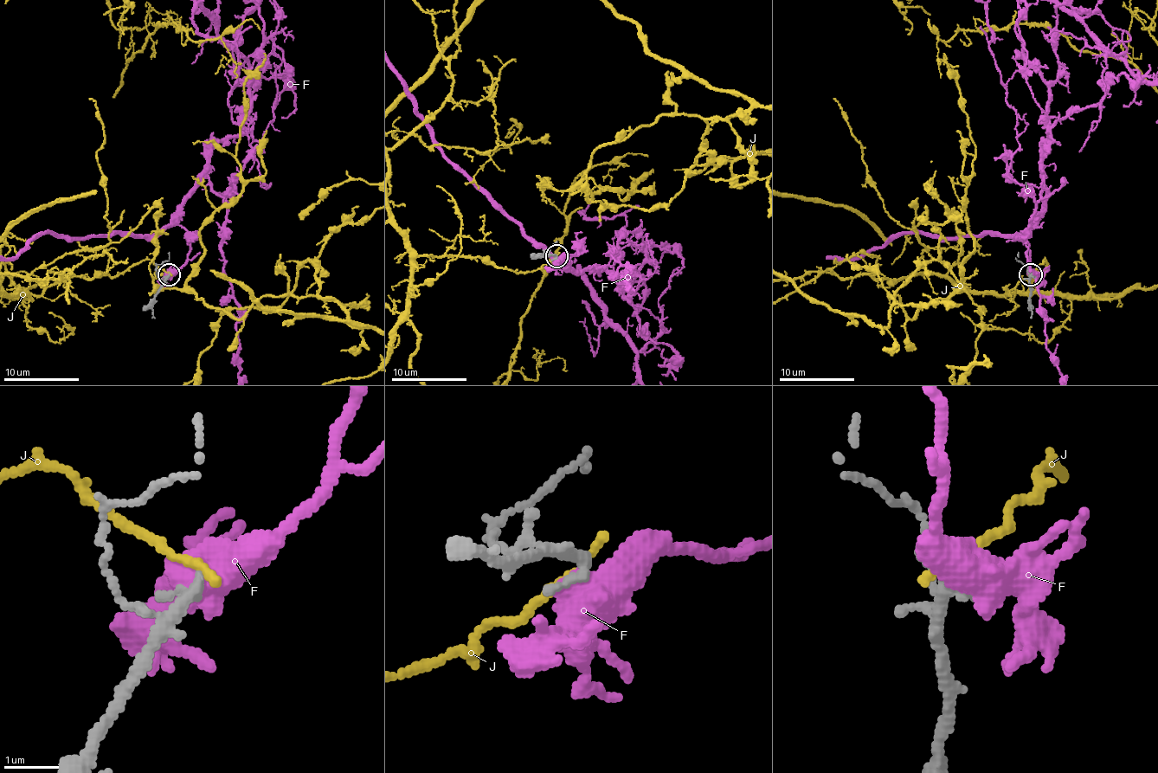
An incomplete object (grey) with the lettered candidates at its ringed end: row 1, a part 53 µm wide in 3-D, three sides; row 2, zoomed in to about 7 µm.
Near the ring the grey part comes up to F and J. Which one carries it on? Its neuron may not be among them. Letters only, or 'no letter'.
no letter

